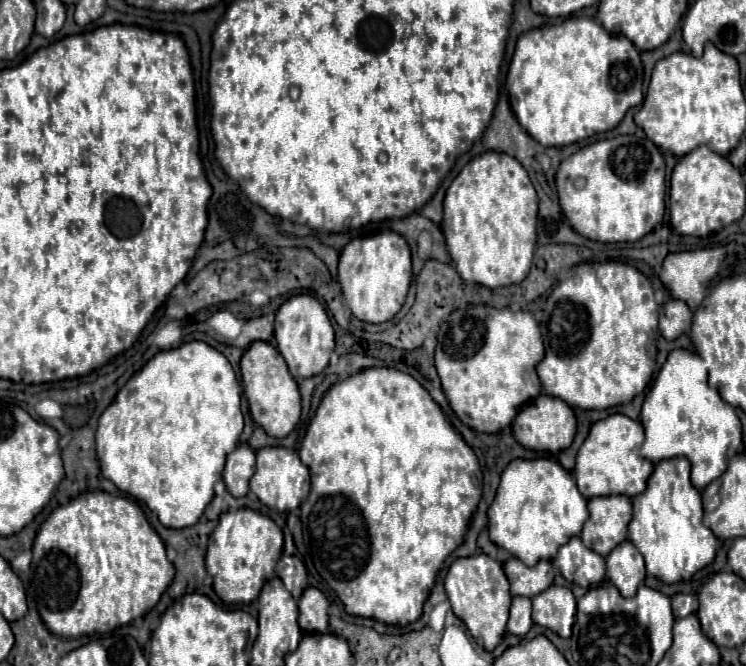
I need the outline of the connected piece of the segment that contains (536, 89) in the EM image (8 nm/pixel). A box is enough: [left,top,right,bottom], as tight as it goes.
[505,17,643,147]

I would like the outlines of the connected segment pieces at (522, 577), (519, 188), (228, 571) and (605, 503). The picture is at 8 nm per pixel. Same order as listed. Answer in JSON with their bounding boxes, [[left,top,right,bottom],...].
[[503,557,555,597],[443,151,537,289],[207,509,283,603],[581,495,631,557]]

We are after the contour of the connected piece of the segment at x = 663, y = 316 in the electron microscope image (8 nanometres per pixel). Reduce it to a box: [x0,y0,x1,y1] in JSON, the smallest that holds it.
[659,301,691,339]

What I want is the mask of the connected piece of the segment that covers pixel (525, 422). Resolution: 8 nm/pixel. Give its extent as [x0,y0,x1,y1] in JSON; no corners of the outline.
[513,395,575,453]

